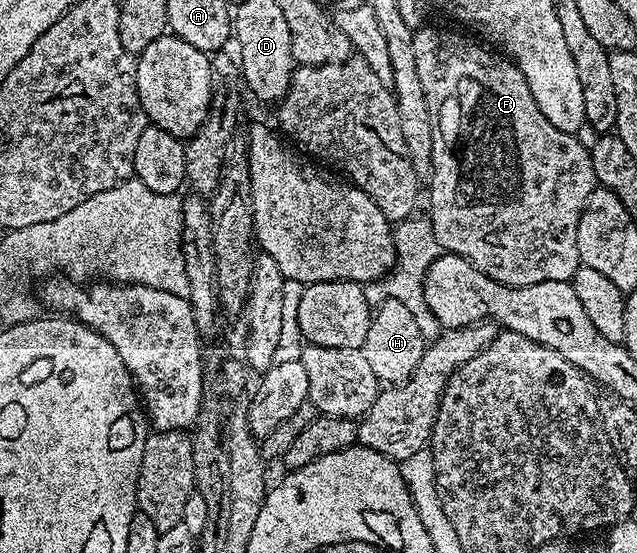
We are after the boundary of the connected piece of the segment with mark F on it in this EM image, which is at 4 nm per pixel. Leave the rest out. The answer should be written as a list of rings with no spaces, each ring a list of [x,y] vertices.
[[[424,24],[415,30],[413,52],[417,52],[417,76],[421,76],[421,88],[425,88],[425,100],[429,100],[429,108],[435,119],[433,164],[429,179],[431,185],[429,221],[436,242],[446,253],[461,256],[466,262],[475,265],[485,276],[506,286],[528,286],[541,284],[545,280],[570,282],[581,264],[577,252],[577,224],[581,220],[581,212],[589,196],[597,188],[591,151],[578,143],[576,135],[561,132],[561,128],[553,128],[553,124],[545,120],[541,108],[537,108],[537,100],[533,100],[533,92],[529,92],[529,84],[525,84],[525,76],[521,76],[512,59],[498,53],[490,54],[489,51],[474,46],[465,35],[458,34],[455,30],[438,30],[437,27],[430,25]]]

